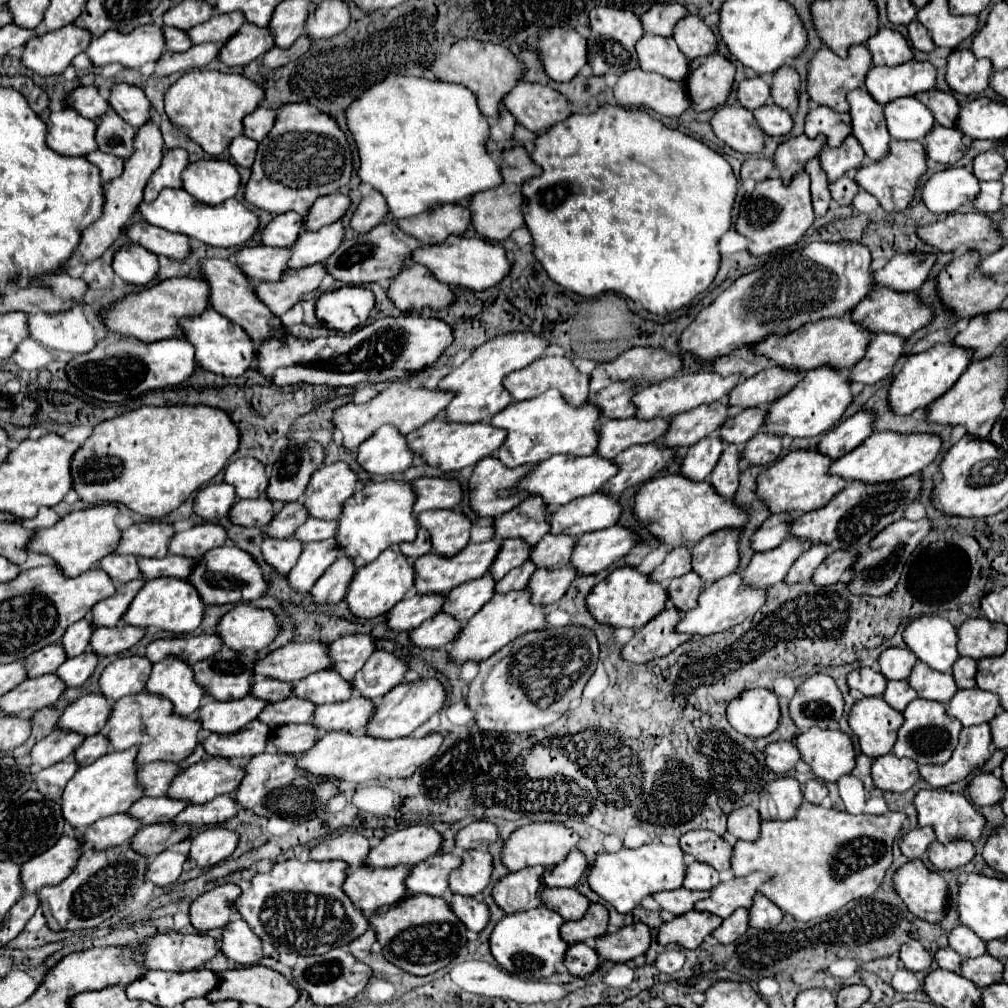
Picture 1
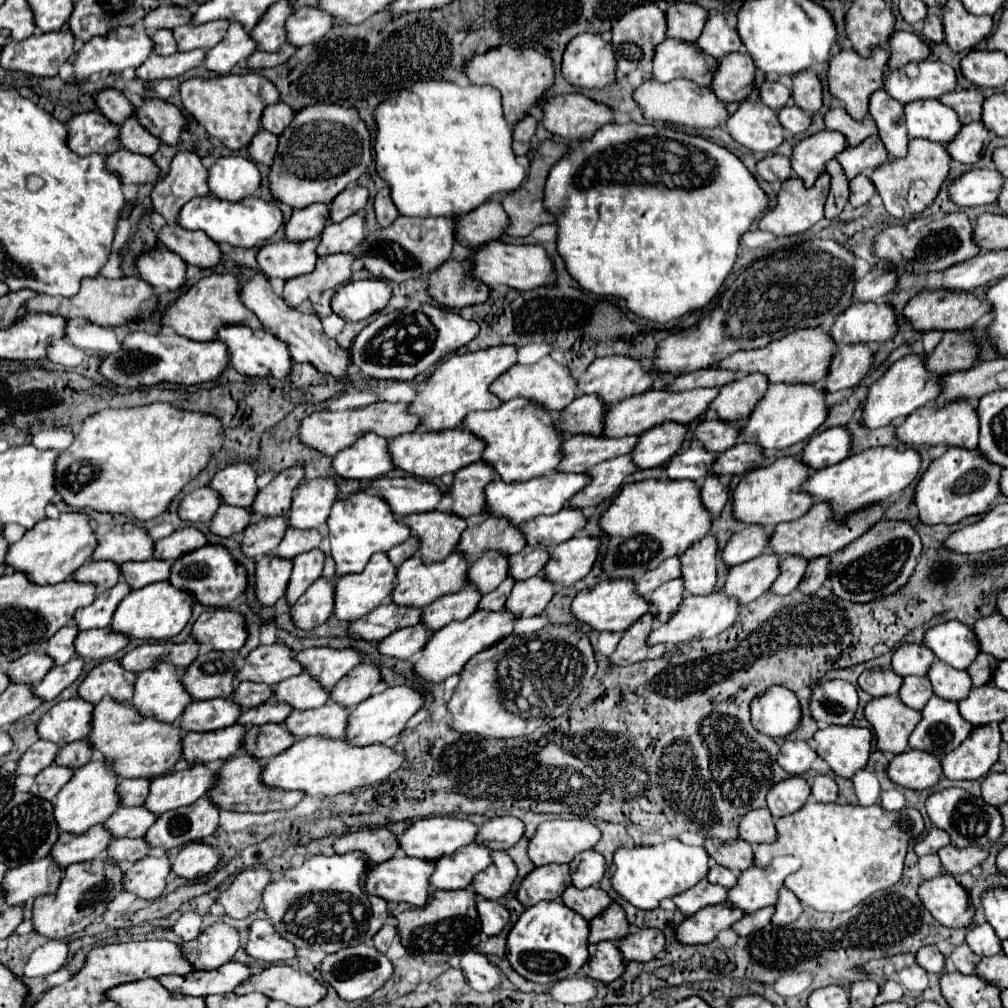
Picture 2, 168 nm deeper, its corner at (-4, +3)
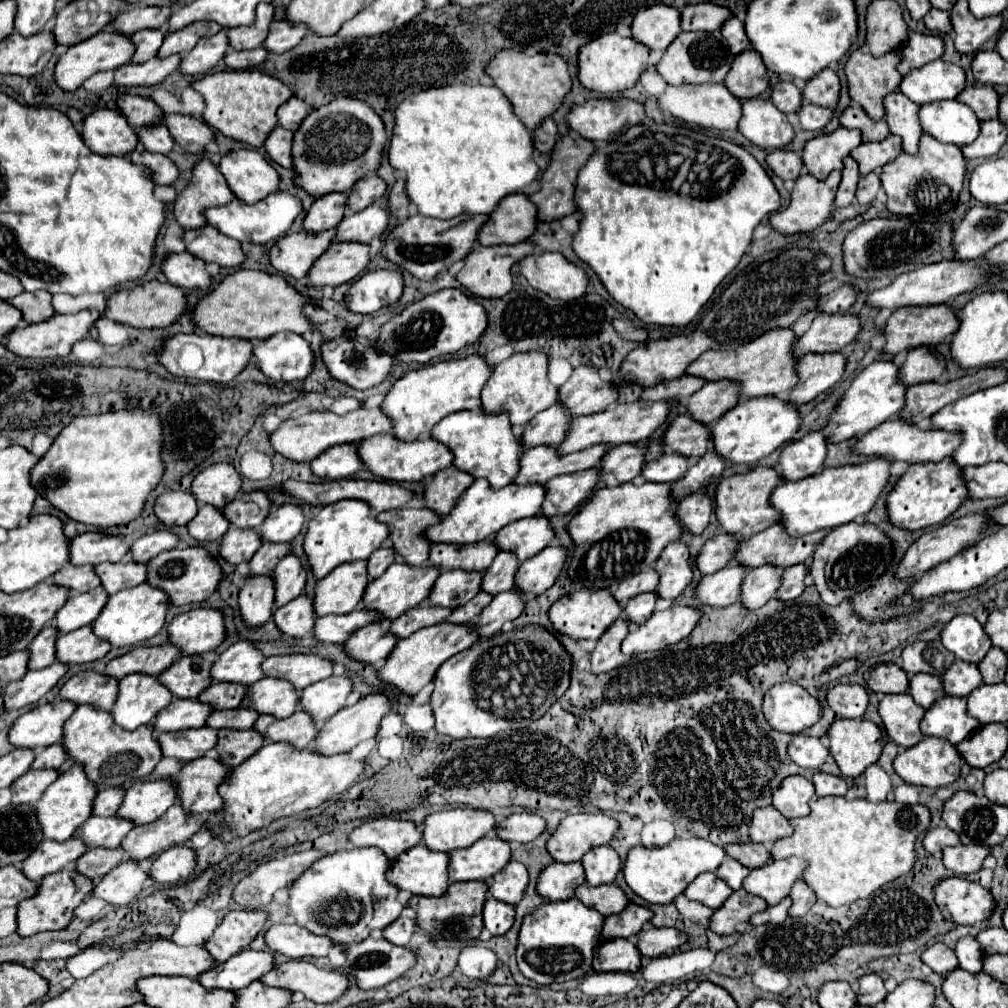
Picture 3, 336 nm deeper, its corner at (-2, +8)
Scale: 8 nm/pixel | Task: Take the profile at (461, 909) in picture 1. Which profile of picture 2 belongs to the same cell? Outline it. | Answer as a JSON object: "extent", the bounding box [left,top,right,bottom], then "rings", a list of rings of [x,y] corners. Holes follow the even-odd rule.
{"extent":[477,897,509,937],"rings":[[[477,897],[477,911],[483,925],[483,933],[487,937],[493,937],[505,929],[509,923],[509,911],[499,901],[489,901],[485,897]]]}

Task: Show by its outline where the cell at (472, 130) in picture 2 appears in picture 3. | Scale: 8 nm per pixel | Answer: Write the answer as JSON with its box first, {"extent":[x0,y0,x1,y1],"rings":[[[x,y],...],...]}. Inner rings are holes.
{"extent":[387,84,539,220],"rings":[[[453,84],[427,88],[407,96],[393,116],[395,126],[387,158],[395,170],[405,172],[405,192],[423,216],[447,220],[463,212],[489,214],[503,196],[517,192],[537,178],[539,168],[533,162],[531,136],[513,114],[509,100],[495,86]]]}

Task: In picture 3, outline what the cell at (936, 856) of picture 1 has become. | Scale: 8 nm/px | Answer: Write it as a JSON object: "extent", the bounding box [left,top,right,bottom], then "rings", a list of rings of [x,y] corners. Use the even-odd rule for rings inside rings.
{"extent":[943,844,989,874],"rings":[[[957,844],[943,848],[943,864],[955,874],[971,874],[981,868],[983,858],[989,854],[987,846],[981,844]]]}

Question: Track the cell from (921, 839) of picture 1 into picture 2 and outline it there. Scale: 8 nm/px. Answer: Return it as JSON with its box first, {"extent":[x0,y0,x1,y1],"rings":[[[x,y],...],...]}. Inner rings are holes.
{"extent":[915,827,951,857],"rings":[[[933,827],[931,833],[915,845],[915,853],[917,853],[919,857],[923,857],[923,855],[931,855],[931,853],[937,853],[941,847],[945,847],[945,845],[949,845],[949,843],[951,843],[949,835],[947,835],[943,829]]]}

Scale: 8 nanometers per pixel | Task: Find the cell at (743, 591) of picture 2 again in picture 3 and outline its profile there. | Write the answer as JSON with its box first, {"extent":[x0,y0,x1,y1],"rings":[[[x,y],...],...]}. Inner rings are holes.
{"extent":[697,564,747,606],"rings":[[[729,564],[715,574],[703,576],[697,596],[705,606],[731,606],[741,598],[741,584],[745,580],[747,568],[741,564]]]}

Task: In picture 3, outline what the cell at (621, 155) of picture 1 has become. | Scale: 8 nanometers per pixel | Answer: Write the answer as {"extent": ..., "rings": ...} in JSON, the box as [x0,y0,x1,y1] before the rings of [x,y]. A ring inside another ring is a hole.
{"extent":[573,124,781,326],"rings":[[[637,124],[627,128],[625,132],[621,132],[621,136],[617,136],[611,142],[603,142],[599,144],[599,148],[595,148],[595,152],[591,154],[591,158],[581,166],[579,174],[577,174],[577,192],[575,192],[575,204],[577,204],[577,212],[581,212],[581,222],[579,222],[579,230],[573,238],[573,250],[579,256],[579,260],[583,260],[601,280],[601,284],[605,286],[605,290],[625,308],[629,308],[637,318],[641,318],[643,322],[653,322],[653,324],[663,324],[663,326],[685,326],[689,324],[697,312],[701,310],[701,306],[711,298],[713,290],[721,284],[721,280],[739,264],[747,244],[751,242],[751,234],[753,228],[769,214],[777,212],[781,208],[781,200],[779,194],[771,182],[771,178],[767,176],[767,172],[763,170],[763,166],[741,146],[735,146],[727,140],[721,138],[711,138],[707,134],[701,134],[697,130],[679,130],[671,124],[661,124],[661,126],[647,126],[647,124]]]}

